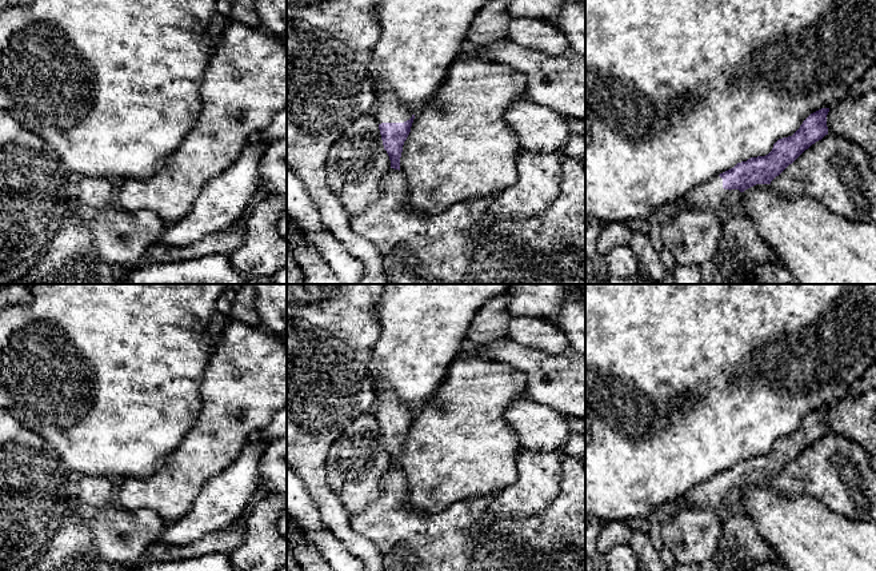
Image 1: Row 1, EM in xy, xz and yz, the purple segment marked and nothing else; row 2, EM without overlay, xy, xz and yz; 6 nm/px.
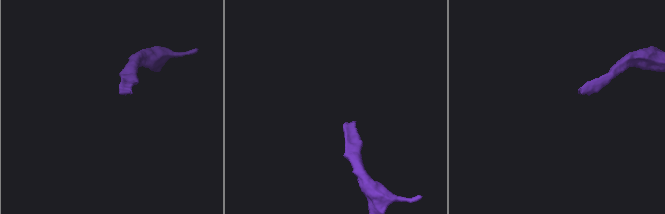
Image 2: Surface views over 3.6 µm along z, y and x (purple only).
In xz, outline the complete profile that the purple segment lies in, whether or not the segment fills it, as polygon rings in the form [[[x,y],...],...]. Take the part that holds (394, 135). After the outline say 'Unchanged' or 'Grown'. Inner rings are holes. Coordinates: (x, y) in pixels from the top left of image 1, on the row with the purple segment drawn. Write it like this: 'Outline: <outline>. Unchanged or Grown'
Outline: [[[376,83],[373,89],[377,95],[373,113],[379,123],[383,145],[389,156],[391,168],[400,171],[403,145],[411,132],[415,115],[401,105],[387,87]]]. Grown

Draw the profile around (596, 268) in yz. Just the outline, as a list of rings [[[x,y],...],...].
[[[599,253],[595,259],[585,260],[585,277],[603,284],[609,279],[605,256]]]

